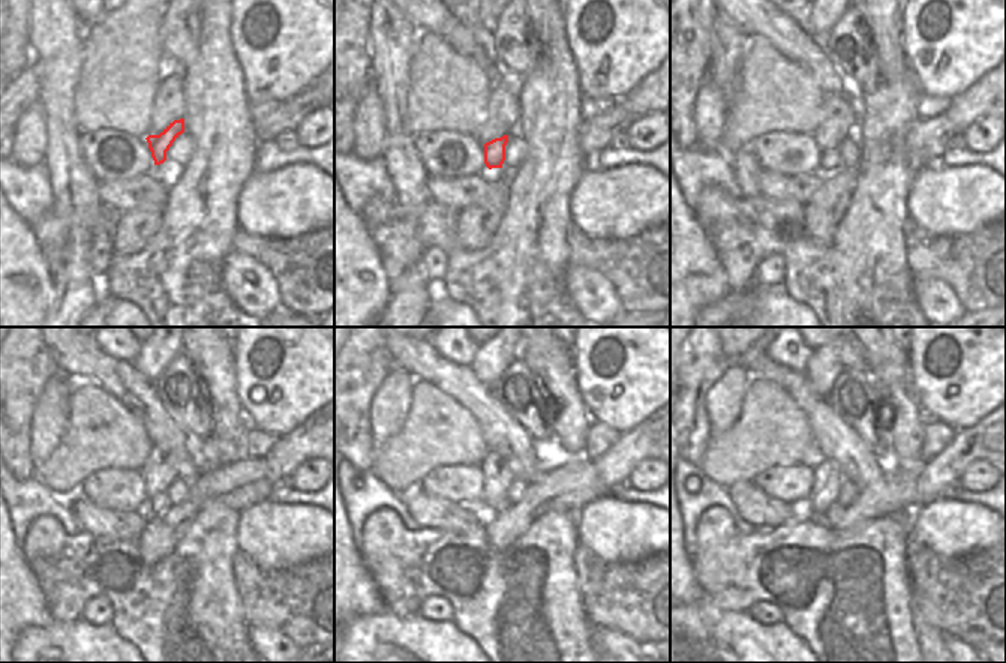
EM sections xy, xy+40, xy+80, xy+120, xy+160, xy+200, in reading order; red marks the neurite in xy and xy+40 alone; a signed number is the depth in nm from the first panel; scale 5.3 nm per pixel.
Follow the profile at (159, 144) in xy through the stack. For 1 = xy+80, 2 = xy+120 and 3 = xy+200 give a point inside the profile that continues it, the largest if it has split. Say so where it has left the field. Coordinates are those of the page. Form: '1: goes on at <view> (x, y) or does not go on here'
1: goes on at xy+80 (829, 159)
2: goes on at xy+120 (161, 501)
3: goes on at xy+200 (835, 512)

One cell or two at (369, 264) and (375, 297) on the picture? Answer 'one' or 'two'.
one

